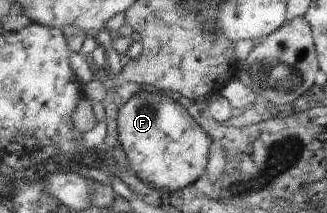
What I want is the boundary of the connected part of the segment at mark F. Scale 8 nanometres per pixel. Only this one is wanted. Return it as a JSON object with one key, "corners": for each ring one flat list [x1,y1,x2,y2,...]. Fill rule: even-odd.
{"corners":[[141,91,121,106,118,114,118,142,129,160,129,168,150,187,178,191,196,182,208,170,213,140,187,110,171,97]]}

